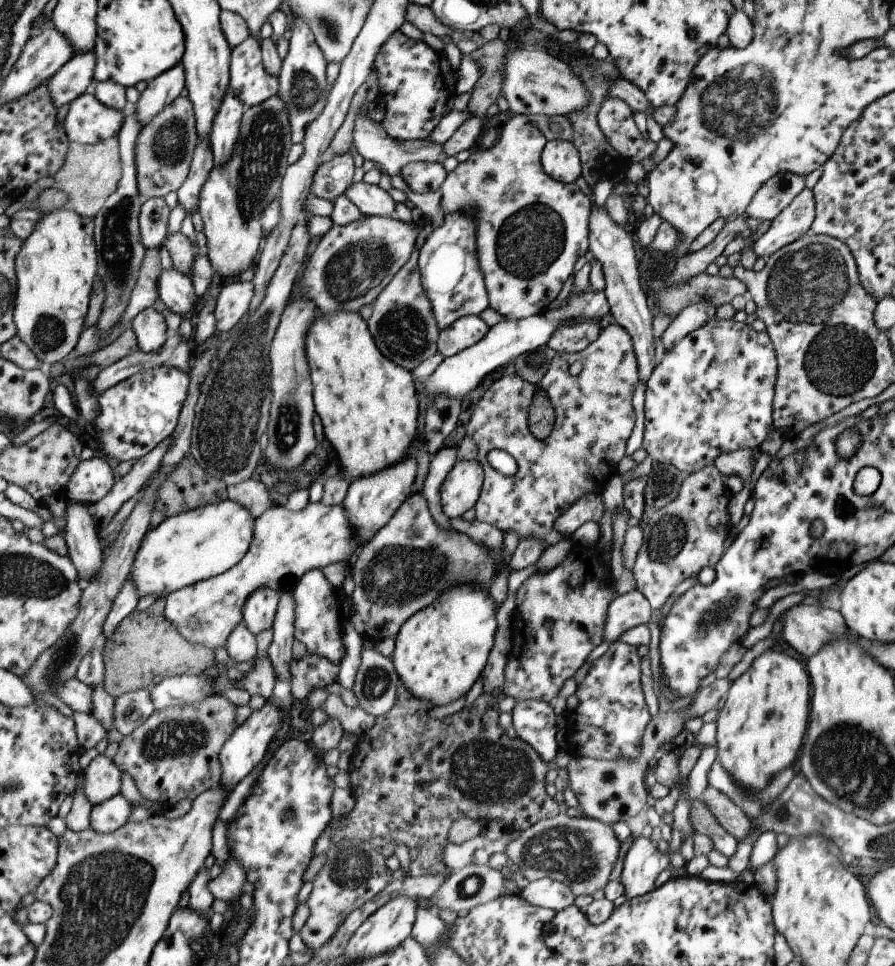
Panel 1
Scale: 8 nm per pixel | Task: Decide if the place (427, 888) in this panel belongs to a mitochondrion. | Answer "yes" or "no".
no

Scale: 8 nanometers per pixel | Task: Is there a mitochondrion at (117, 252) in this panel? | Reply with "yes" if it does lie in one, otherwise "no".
yes

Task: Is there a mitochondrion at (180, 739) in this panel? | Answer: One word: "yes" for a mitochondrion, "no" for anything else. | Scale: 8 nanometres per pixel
yes

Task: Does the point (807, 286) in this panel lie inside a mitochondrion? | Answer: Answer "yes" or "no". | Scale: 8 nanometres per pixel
yes

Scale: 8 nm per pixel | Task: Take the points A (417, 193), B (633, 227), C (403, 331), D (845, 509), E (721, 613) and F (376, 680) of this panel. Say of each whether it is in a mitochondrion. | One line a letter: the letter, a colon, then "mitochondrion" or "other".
A: other
B: other
C: mitochondrion
D: other
E: mitochondrion
F: mitochondrion

